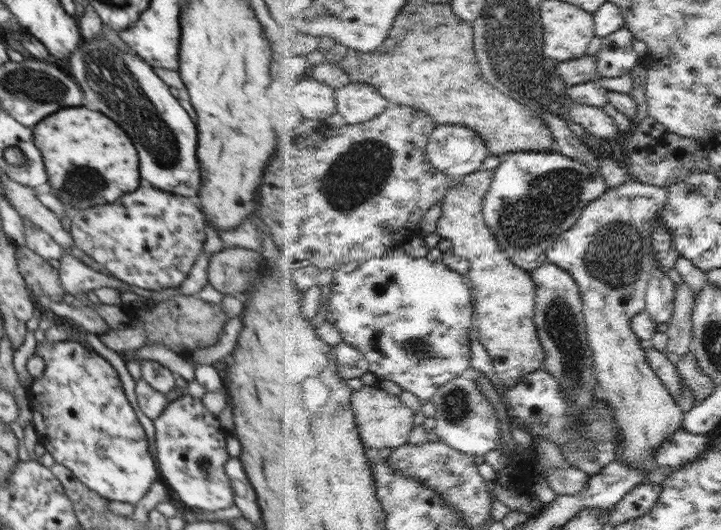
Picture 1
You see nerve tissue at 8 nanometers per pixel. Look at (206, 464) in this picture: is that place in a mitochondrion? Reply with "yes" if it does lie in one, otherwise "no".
yes

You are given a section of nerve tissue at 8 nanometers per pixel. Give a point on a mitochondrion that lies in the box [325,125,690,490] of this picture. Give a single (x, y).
(549, 197)

